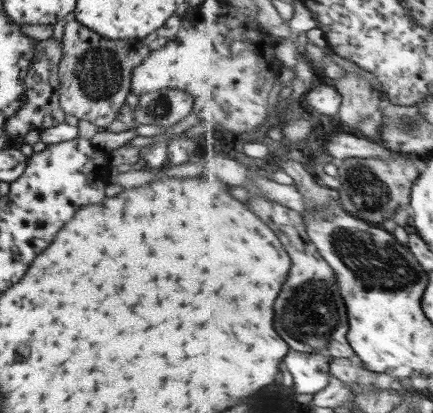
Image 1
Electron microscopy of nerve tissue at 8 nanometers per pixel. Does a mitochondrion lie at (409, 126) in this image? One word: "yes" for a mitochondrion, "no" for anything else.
yes

